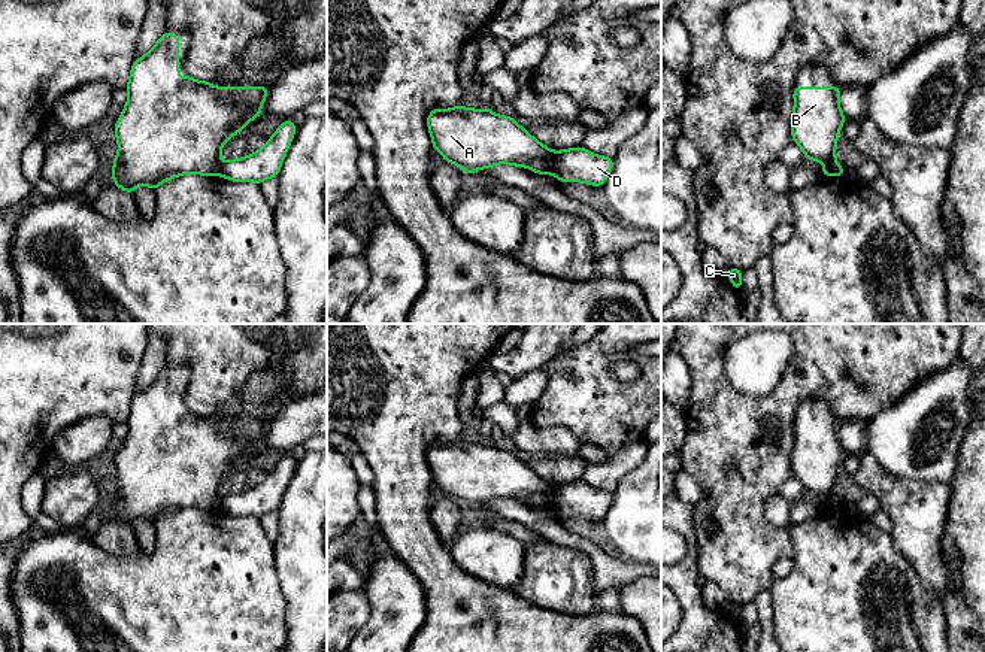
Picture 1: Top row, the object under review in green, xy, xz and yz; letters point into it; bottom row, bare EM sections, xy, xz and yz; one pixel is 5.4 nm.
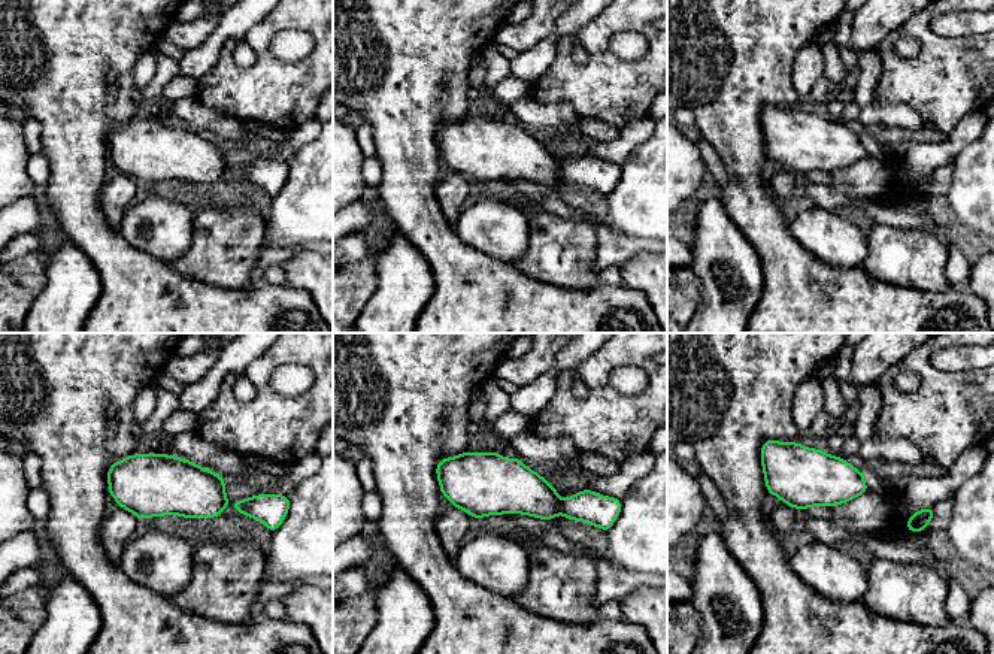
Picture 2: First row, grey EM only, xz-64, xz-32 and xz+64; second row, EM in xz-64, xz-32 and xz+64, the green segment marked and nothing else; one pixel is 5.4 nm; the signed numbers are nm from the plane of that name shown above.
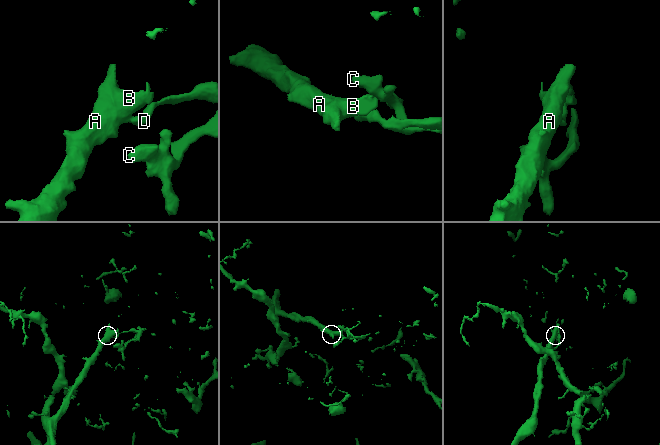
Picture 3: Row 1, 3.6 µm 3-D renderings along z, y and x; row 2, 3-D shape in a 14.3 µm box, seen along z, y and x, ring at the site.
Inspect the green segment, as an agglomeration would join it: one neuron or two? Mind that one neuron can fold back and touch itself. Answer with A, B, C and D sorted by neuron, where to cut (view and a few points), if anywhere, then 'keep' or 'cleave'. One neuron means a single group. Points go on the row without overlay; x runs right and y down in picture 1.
A B / C D | xz (555, 487), (551, 496), (551, 508) | cleave

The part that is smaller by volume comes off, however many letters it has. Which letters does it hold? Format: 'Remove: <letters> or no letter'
Remove: A, B

